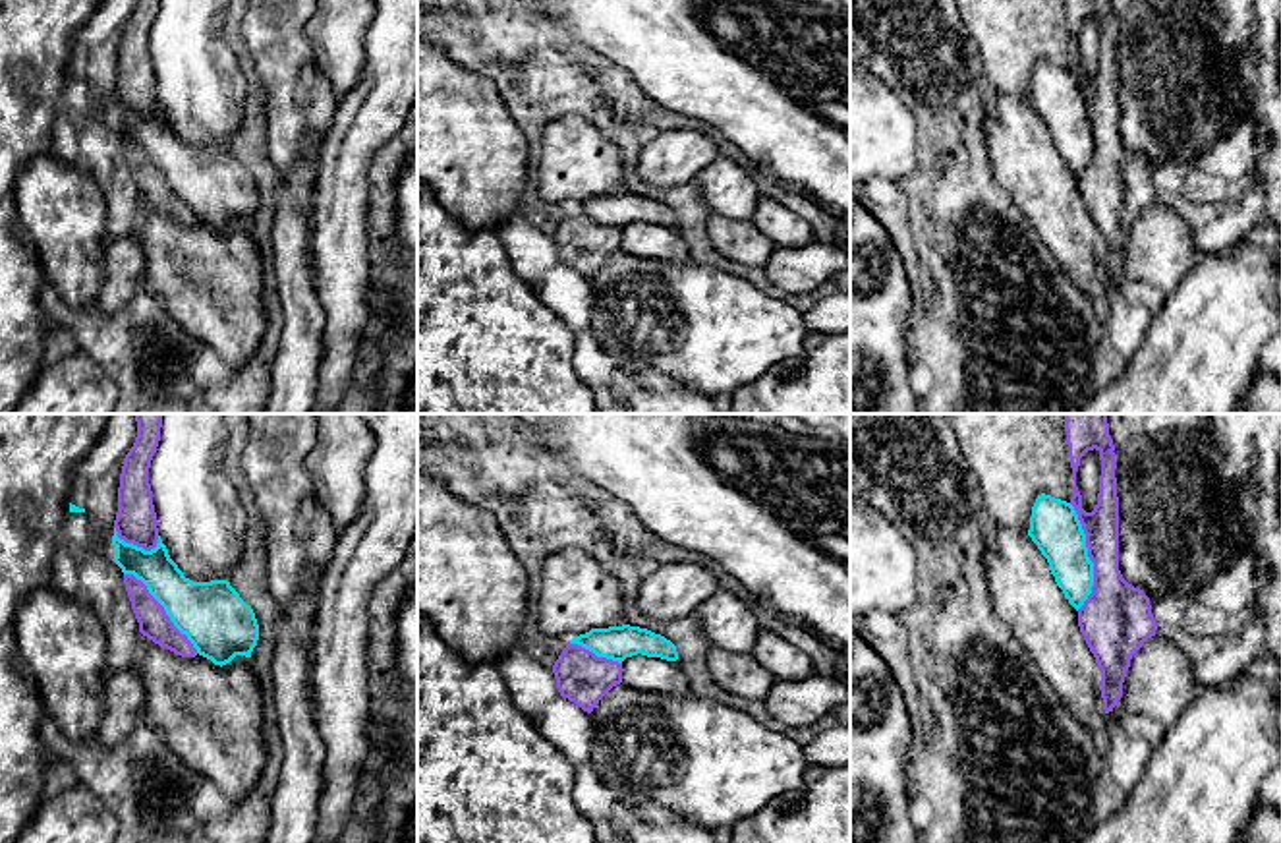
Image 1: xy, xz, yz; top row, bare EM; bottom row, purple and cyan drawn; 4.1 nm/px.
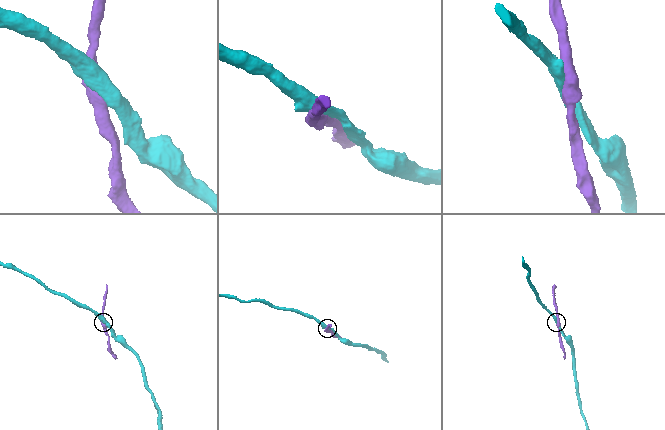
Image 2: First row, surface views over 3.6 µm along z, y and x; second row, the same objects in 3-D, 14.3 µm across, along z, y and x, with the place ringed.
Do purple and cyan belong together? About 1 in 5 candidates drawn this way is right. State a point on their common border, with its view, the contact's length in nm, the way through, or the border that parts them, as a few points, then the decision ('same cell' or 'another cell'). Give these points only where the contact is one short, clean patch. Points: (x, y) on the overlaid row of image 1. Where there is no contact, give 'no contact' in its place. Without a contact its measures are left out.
yz (1088, 555) | 440 nm | another cell

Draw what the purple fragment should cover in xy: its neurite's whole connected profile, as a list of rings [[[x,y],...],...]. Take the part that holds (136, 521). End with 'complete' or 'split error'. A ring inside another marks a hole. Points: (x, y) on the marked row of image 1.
[[[164,414],[133,416],[137,422],[137,437],[122,462],[114,528],[126,543],[151,551],[158,543],[158,528],[149,468],[160,441]]]; complete

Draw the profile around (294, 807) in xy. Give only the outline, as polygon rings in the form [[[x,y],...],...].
[[[307,576],[299,597],[288,611],[278,613],[274,626],[270,669],[284,762],[265,843],[313,843],[317,833],[327,748],[313,712],[311,648],[321,576]]]

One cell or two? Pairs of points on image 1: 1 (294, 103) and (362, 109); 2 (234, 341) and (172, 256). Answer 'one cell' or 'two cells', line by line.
1: two cells
2: one cell

